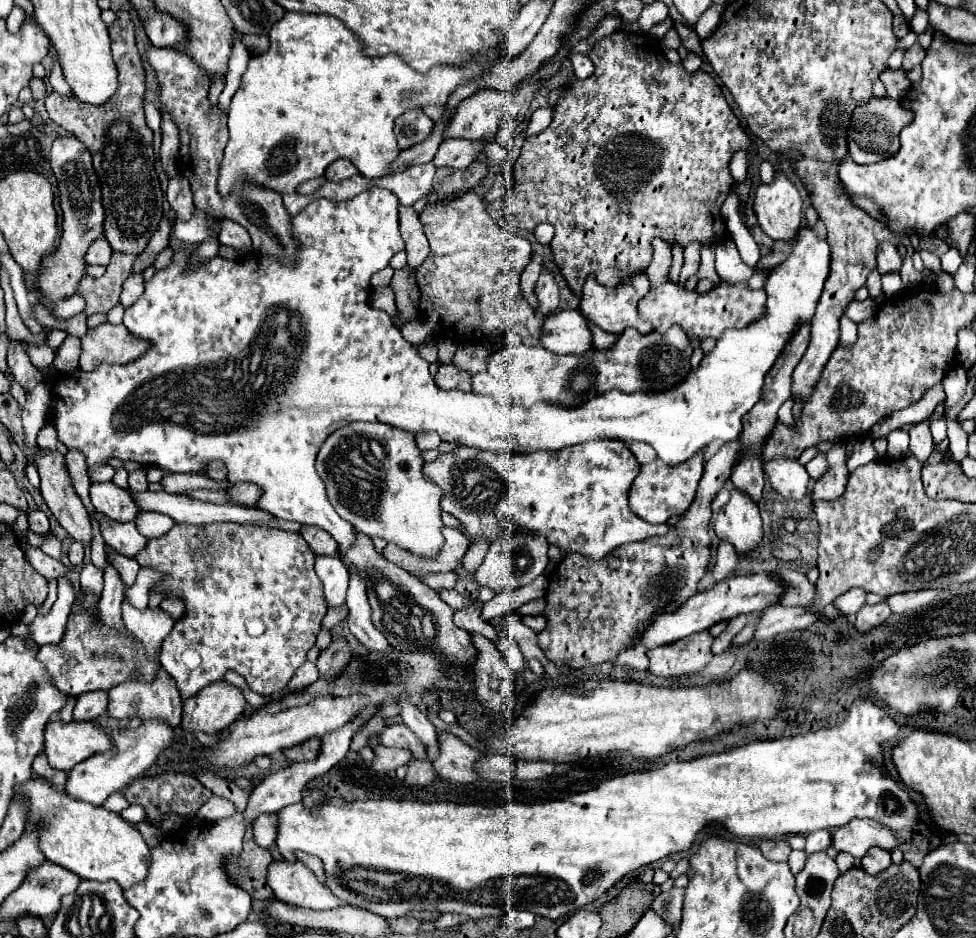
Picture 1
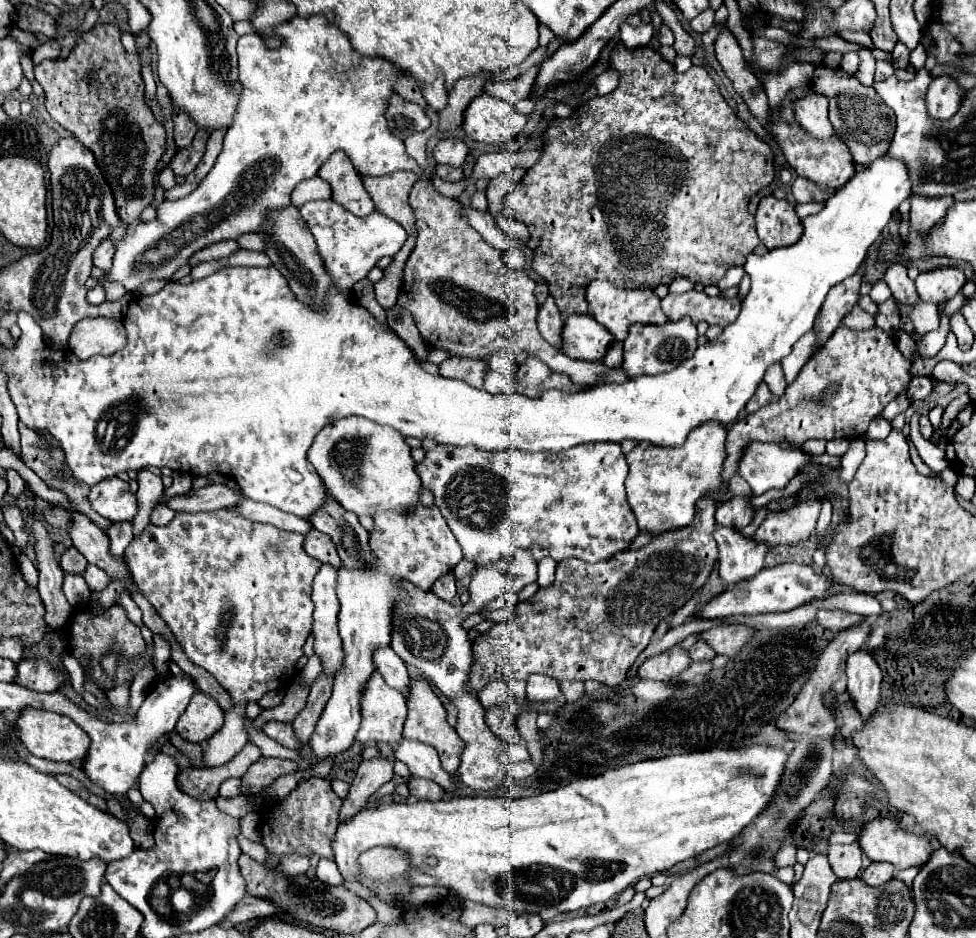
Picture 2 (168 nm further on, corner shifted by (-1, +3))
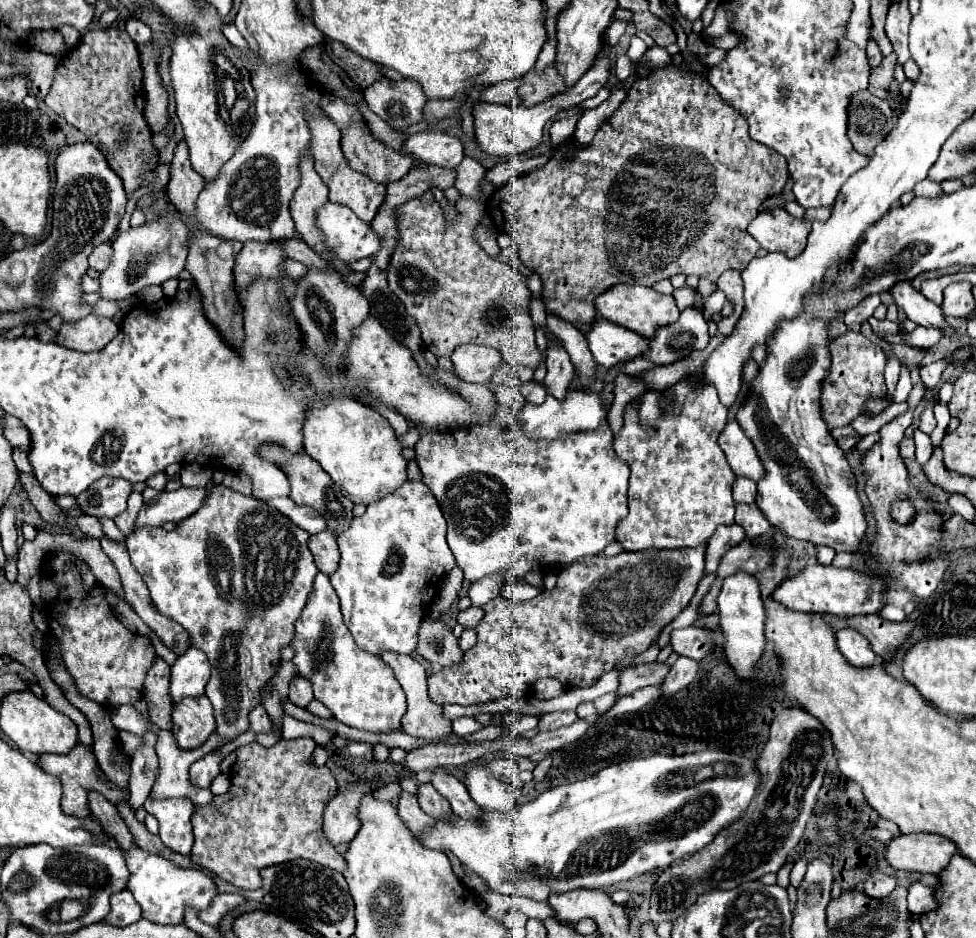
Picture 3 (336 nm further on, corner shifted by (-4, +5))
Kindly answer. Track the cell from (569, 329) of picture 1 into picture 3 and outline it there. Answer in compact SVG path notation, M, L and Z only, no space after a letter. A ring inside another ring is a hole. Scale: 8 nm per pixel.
M596 321L586 339L596 363L606 369L644 355L650 345L650 339L608 321Z

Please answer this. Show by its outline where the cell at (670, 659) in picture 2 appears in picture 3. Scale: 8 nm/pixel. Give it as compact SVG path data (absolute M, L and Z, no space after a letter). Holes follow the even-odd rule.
M644 663L644 665L628 667L620 671L618 695L630 695L636 689L642 689L648 685L660 685L668 675L668 671L670 667L664 663Z

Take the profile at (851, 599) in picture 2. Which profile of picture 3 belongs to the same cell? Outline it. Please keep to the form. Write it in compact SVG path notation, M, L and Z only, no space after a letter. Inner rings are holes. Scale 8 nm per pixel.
M886 605L884 611L880 611L880 613L882 613L882 617L888 619L888 621L904 621L904 619L906 619L904 609L900 609L900 607L896 607L896 605Z

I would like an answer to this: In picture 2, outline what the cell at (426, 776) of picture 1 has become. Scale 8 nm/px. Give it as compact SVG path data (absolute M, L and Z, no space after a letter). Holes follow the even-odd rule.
M409 777L409 783L407 783L411 795L415 799L429 799L429 801L437 801L443 797L443 789L431 781L431 779L423 779L423 777Z

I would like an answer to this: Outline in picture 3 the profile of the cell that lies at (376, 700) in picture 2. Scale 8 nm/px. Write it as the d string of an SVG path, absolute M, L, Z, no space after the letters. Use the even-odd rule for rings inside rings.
M324 573L316 575L306 607L300 619L294 621L294 639L290 647L294 649L292 663L298 675L312 683L314 699L324 703L338 721L372 733L390 733L400 727L406 707L404 691L392 669L378 655L370 655L356 645L342 621L338 595L332 591L330 579Z

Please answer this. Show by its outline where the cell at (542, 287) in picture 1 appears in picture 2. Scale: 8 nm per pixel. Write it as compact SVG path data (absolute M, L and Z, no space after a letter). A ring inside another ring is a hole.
M547 295L547 301L539 307L539 315L537 315L537 323L539 323L539 331L545 337L545 341L549 341L555 347L561 347L561 325L563 325L563 315L559 311L559 307L555 305L553 295Z

